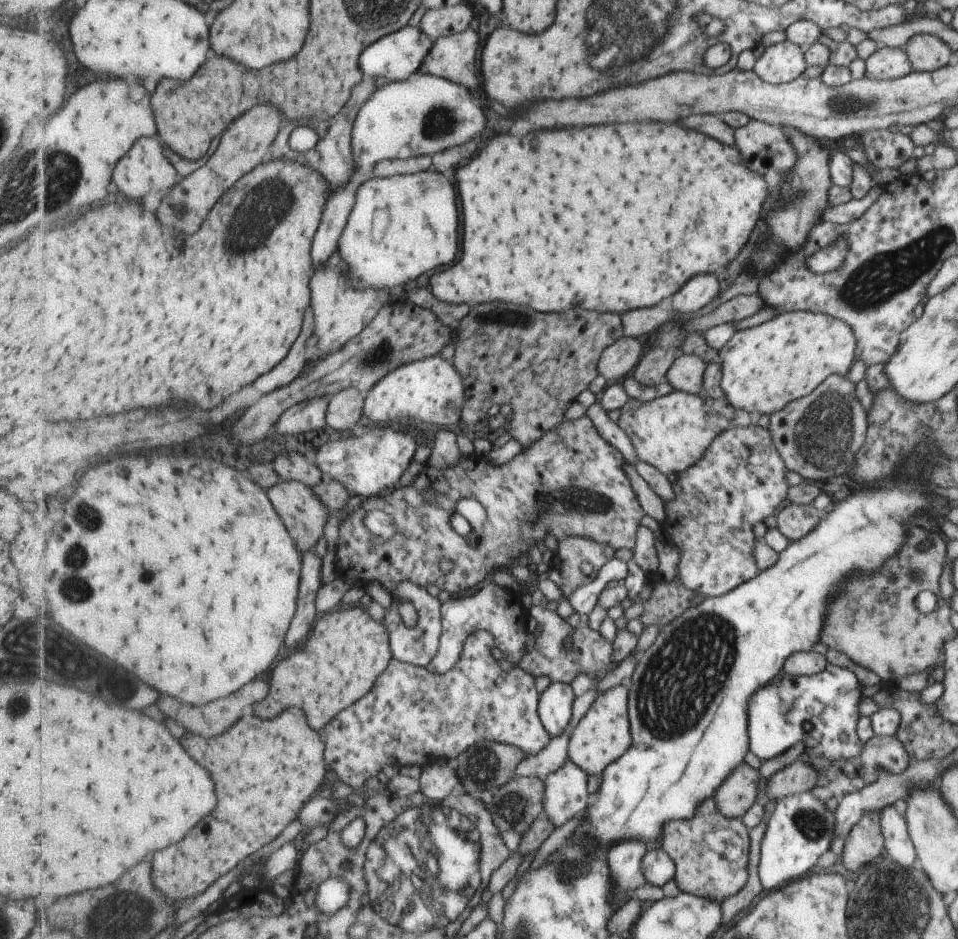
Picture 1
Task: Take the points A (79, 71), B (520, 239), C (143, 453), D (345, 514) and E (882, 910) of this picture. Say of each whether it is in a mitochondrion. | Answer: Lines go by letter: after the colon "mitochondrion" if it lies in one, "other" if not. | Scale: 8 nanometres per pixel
A: other
B: other
C: other
D: other
E: mitochondrion

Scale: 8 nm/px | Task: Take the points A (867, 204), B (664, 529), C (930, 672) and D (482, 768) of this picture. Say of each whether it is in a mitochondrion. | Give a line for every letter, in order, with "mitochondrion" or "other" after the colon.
A: other
B: other
C: other
D: mitochondrion

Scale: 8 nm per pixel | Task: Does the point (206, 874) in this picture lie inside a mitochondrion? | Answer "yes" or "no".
no

